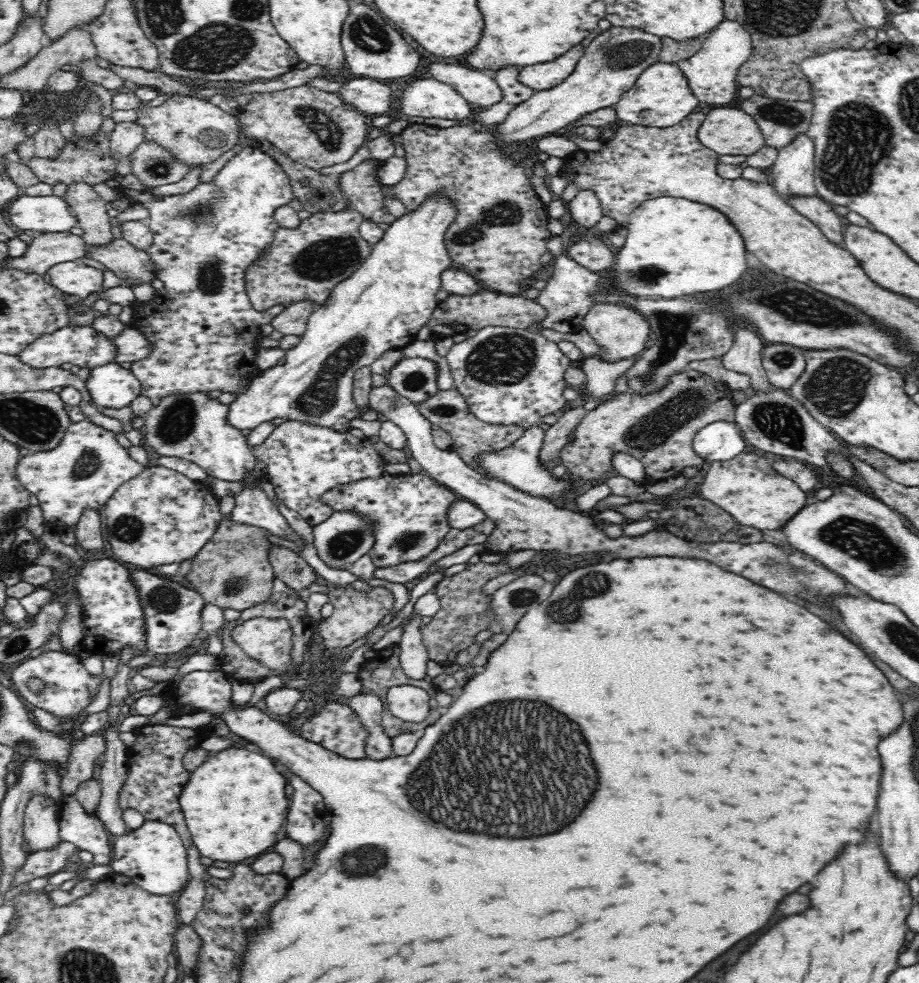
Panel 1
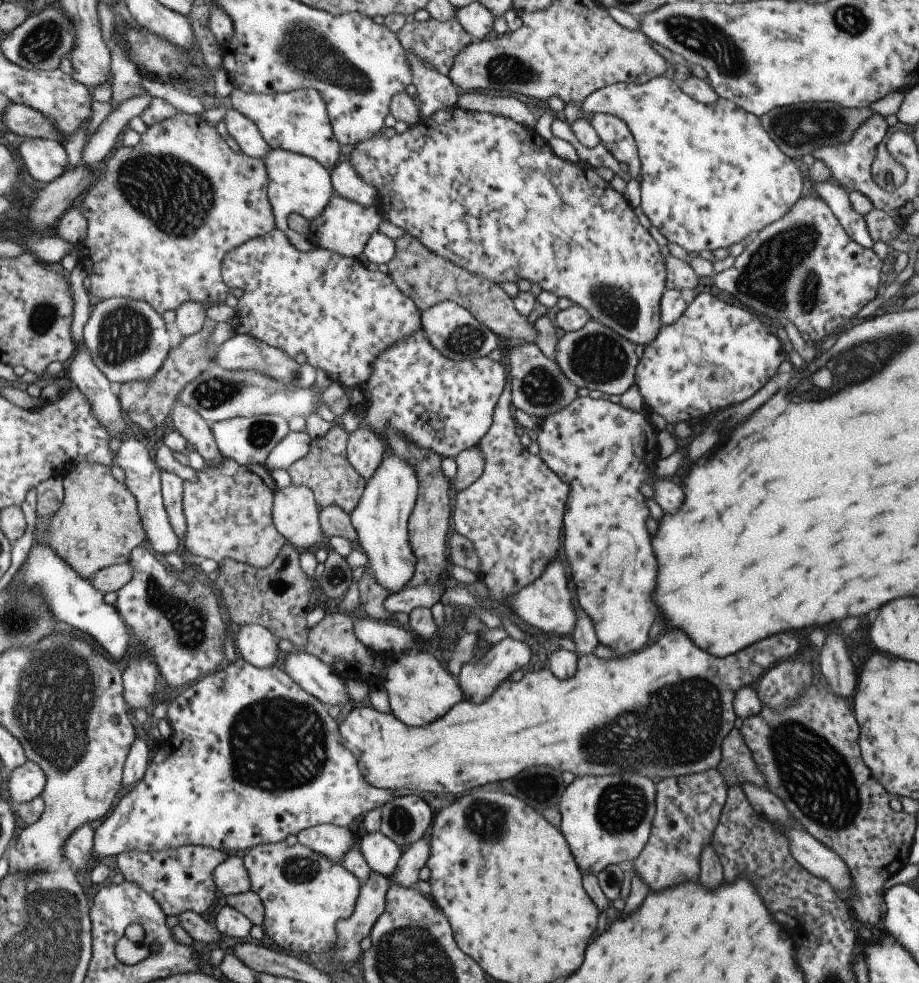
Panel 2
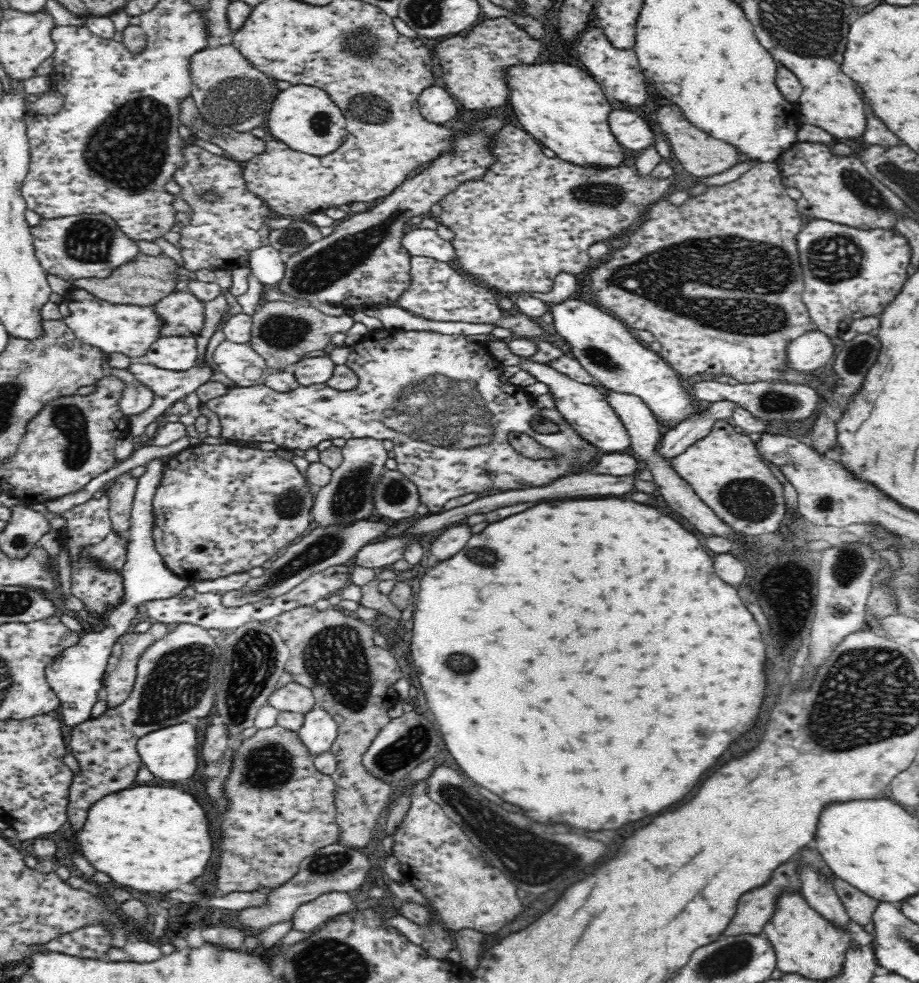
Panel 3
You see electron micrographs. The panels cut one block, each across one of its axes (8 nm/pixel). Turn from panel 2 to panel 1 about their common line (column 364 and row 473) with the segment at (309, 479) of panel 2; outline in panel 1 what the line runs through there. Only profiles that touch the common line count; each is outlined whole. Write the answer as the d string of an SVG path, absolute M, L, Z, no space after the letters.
M457 389L439 390L436 396L428 400L424 400L420 404L420 414L425 416L432 424L438 424L442 430L450 434L454 443L449 450L459 454L460 459L470 466L480 475L486 476L486 479L493 479L489 474L478 467L480 456L486 456L487 452L494 452L508 448L514 441L517 441L526 428L522 428L519 424L486 424L479 418L476 418L466 403L466 400Z

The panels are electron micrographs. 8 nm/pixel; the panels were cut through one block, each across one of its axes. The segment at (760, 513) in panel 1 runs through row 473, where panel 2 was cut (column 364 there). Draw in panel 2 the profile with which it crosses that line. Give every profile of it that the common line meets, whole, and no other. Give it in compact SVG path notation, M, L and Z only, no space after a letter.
M672 630L672 632L666 632L664 636L660 636L660 640L650 644L648 648L644 648L636 654L630 654L628 660L626 658L606 658L604 660L604 658L598 658L598 656L582 656L582 662L578 664L576 674L568 680L554 678L550 670L528 672L518 682L508 682L506 680L494 690L490 700L484 700L482 704L474 704L472 700L460 702L460 704L455 704L450 708L450 712L446 712L441 719L434 720L433 723L424 726L408 726L394 717L392 713L379 712L372 706L358 705L348 713L342 723L338 724L338 734L342 738L342 744L358 760L358 768L362 772L362 778L370 786L386 790L408 788L412 792L430 792L430 794L464 794L466 790L472 790L472 788L480 788L480 786L486 786L486 784L492 784L492 782L514 778L518 772L522 772L524 768L530 768L530 766L552 766L552 768L558 768L562 772L571 772L575 778L620 775L622 772L638 772L640 776L646 776L646 778L655 781L668 777L690 776L716 769L720 760L722 760L723 740L734 728L734 720L737 717L732 706L736 691L743 686L752 686L769 668L782 660L786 660L786 658L790 658L790 656L795 656L798 650L800 650L800 640L790 632L780 632L778 636L764 638L756 644L744 648L738 654L732 654L732 656L726 656L726 658L716 658L716 656L710 656L708 652L700 650L690 640L690 636L686 636L684 632Z

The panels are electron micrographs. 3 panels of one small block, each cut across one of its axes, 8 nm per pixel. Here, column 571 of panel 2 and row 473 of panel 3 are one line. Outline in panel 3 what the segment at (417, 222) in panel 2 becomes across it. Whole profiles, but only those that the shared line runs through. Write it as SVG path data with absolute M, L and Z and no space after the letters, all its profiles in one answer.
M227 442L191 444L165 464L161 484L152 499L156 550L168 570L189 582L248 572L275 558L308 530L314 500L314 488L310 486L292 462L279 458L274 451Z

